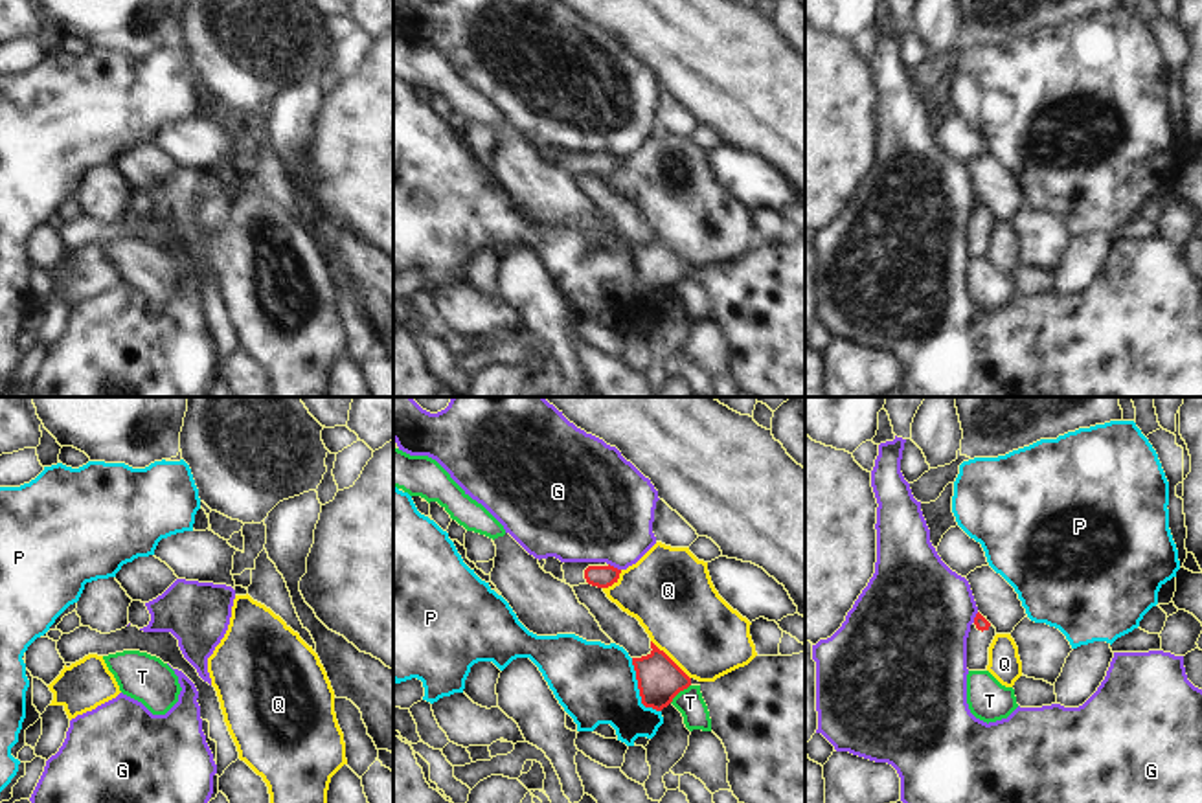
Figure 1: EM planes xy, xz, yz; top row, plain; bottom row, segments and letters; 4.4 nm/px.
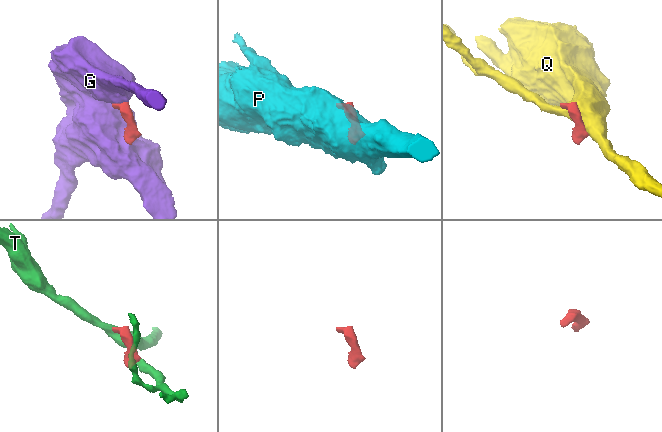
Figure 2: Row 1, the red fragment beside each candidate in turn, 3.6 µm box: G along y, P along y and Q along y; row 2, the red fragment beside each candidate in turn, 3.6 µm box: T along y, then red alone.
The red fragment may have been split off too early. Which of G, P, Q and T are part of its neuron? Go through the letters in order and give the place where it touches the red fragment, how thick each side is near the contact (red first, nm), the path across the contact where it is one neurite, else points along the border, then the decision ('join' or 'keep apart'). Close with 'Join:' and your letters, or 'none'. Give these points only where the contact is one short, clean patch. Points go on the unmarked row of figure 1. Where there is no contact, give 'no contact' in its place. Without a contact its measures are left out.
G: xz (612, 155) | 100/440 nm | along xz (609, 151), (620, 158) | keep apart
P: xz (638, 276) | 190/360 nm | keep apart
Q: xz (671, 248) | 190/360 nm | keep apart
T: xz (679, 280) | 190/120 nm | along xz (690, 272), (669, 291) | keep apart
Join: none

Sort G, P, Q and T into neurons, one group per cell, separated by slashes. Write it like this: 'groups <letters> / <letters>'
groups G / P / Q / T

